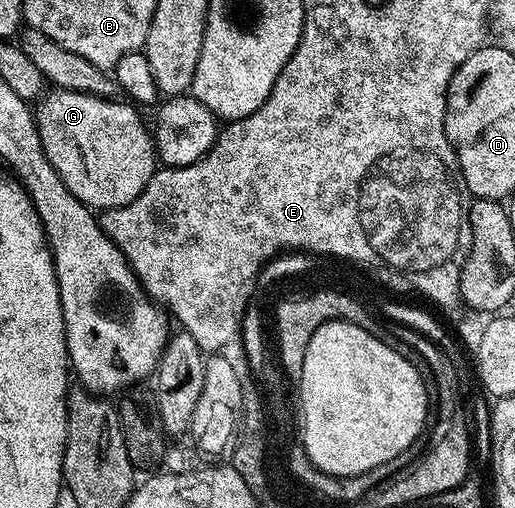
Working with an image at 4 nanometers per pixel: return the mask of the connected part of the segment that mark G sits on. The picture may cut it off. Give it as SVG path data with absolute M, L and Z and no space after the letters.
M60 88L47 91L36 104L38 133L48 162L52 162L56 174L64 186L68 186L70 193L91 210L119 208L132 202L141 194L144 186L148 186L156 171L151 129L142 125L137 112L139 109L133 103L121 104L120 101L118 98L105 100L102 96Z

